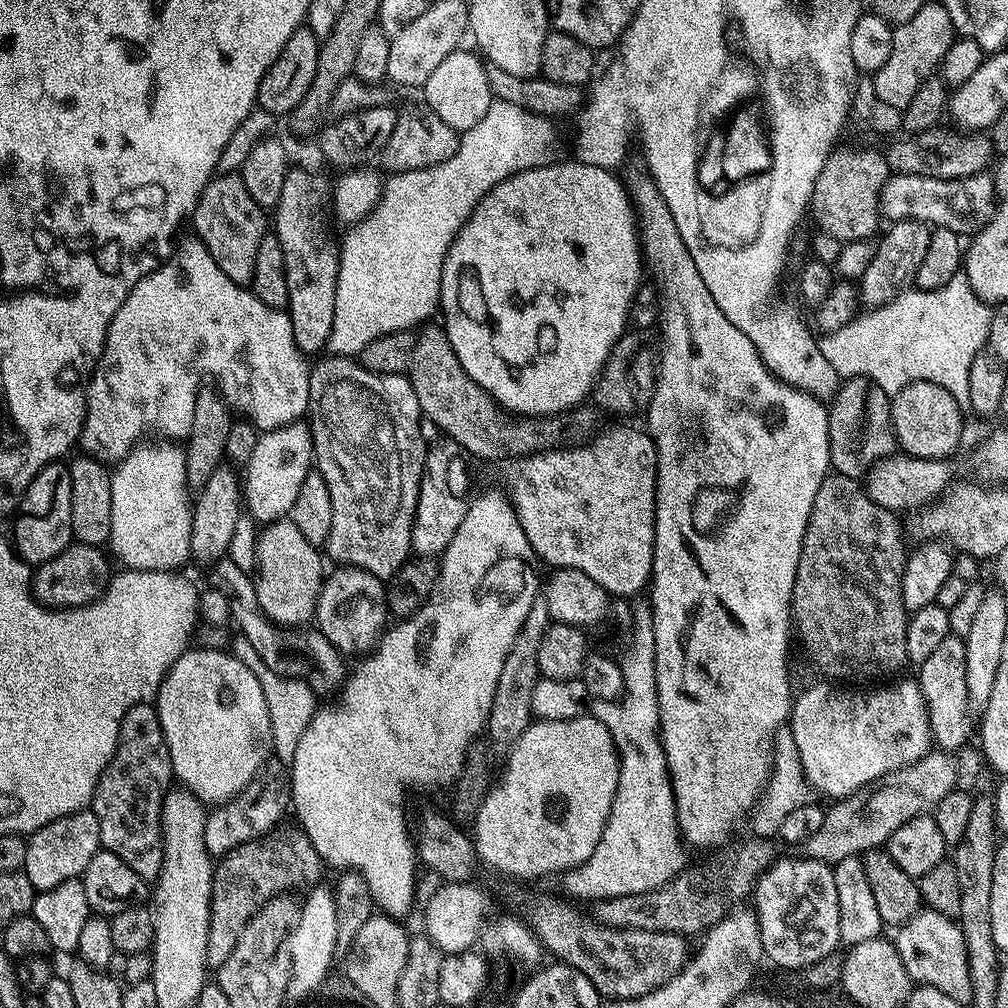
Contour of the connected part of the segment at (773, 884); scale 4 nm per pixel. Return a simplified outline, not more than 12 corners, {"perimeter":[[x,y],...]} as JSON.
{"perimeter":[[777,859],[754,889],[765,957],[801,970],[835,953],[829,865]]}

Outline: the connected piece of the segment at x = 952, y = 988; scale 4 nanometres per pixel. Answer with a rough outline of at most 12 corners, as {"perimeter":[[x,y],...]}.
{"perimeter":[[921,907],[894,943],[906,974],[967,1006],[959,923]]}

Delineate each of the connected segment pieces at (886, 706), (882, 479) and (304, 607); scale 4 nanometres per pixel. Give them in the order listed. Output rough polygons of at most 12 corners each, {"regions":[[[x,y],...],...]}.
{"regions":[[[919,683],[793,699],[805,781],[829,801],[933,751]],[[893,454],[868,469],[870,499],[897,514],[940,499],[951,459]],[[292,519],[259,529],[260,609],[296,630],[315,617],[321,549]]]}

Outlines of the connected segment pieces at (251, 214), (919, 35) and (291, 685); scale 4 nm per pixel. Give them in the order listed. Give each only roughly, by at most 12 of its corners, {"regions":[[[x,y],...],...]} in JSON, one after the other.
{"regions":[[[238,174],[202,190],[190,224],[235,284],[251,285],[265,209]],[[940,2],[895,25],[871,77],[877,101],[903,110],[957,39]],[[237,638],[231,651],[258,678],[272,751],[291,765],[318,697],[275,668]]]}

